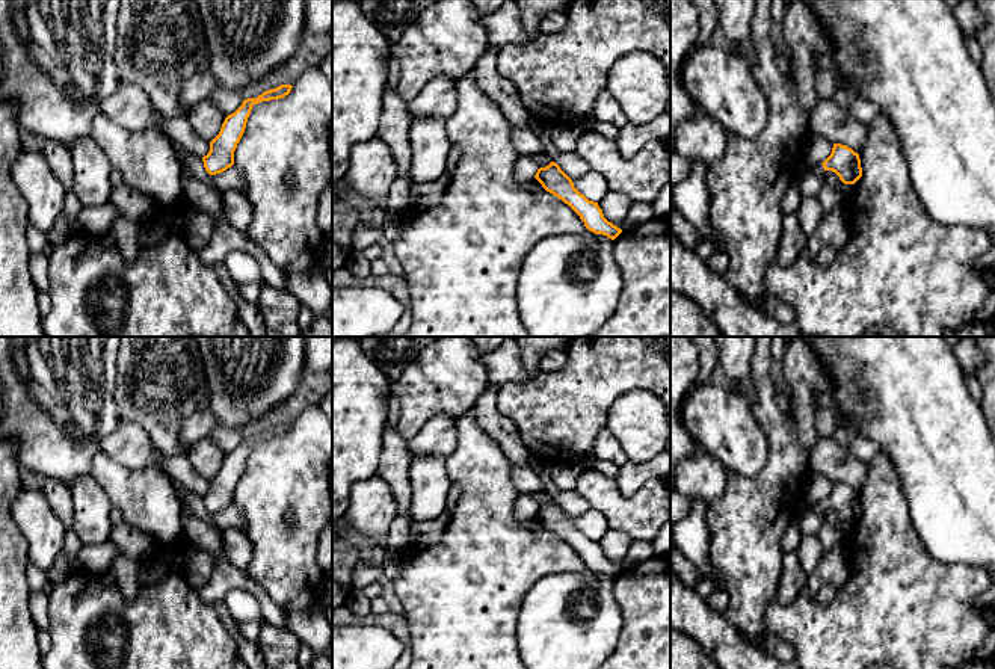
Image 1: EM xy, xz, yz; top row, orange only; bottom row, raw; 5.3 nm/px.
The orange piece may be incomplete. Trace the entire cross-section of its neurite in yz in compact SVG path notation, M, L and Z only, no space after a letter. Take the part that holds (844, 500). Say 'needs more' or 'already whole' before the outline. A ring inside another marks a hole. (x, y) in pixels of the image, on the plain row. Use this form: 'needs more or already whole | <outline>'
needs more | M833 482L830 494L811 507L817 515L824 515L827 509L835 510L844 523L855 523L862 515L859 492L846 483Z

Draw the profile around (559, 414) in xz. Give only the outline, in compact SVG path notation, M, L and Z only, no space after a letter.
M572 337L568 361L559 371L538 371L525 382L506 382L498 388L497 408L518 427L531 455L548 464L583 462L592 453L595 439L607 424L610 406L631 390L658 396L670 426L670 337Z

